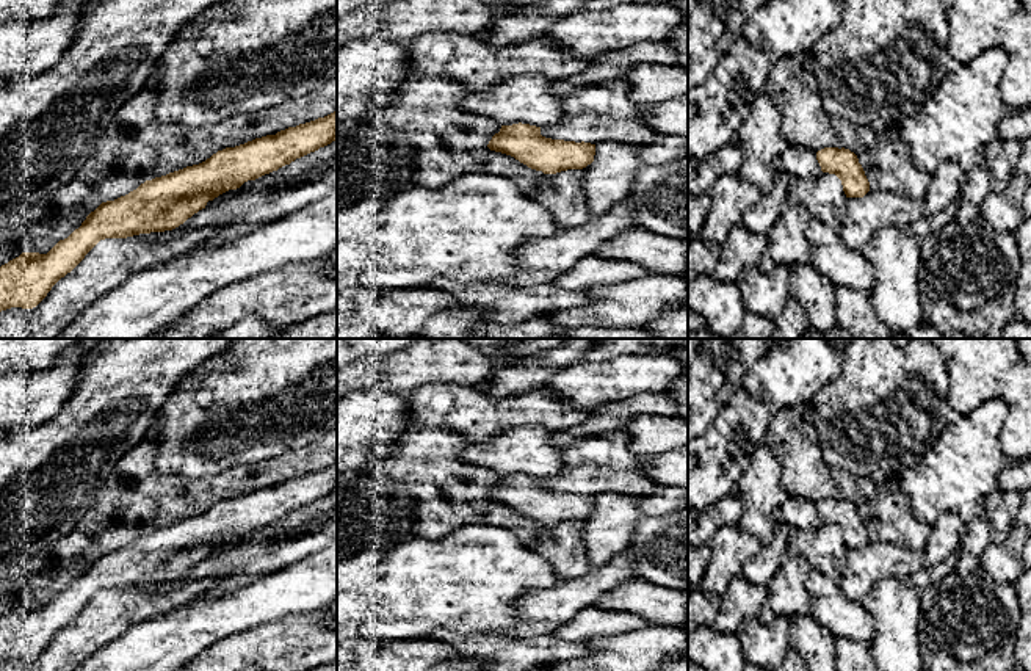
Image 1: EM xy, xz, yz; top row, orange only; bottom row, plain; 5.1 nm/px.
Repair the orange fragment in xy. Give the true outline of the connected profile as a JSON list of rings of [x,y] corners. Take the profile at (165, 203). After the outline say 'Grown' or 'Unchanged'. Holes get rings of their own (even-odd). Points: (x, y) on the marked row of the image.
[[[337,111],[276,135],[226,147],[199,165],[146,180],[128,194],[102,202],[47,254],[22,252],[0,267],[0,312],[36,307],[100,240],[172,230],[219,194],[277,171],[335,140]]]. Unchanged

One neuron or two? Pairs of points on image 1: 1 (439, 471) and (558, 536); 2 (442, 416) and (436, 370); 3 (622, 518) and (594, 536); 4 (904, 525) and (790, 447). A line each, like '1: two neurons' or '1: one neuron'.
1: one neuron
2: two neurons
3: one neuron
4: one neuron

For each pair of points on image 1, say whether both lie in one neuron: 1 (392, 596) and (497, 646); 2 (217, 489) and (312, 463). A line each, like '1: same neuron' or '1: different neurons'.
1: different neurons
2: same neuron

